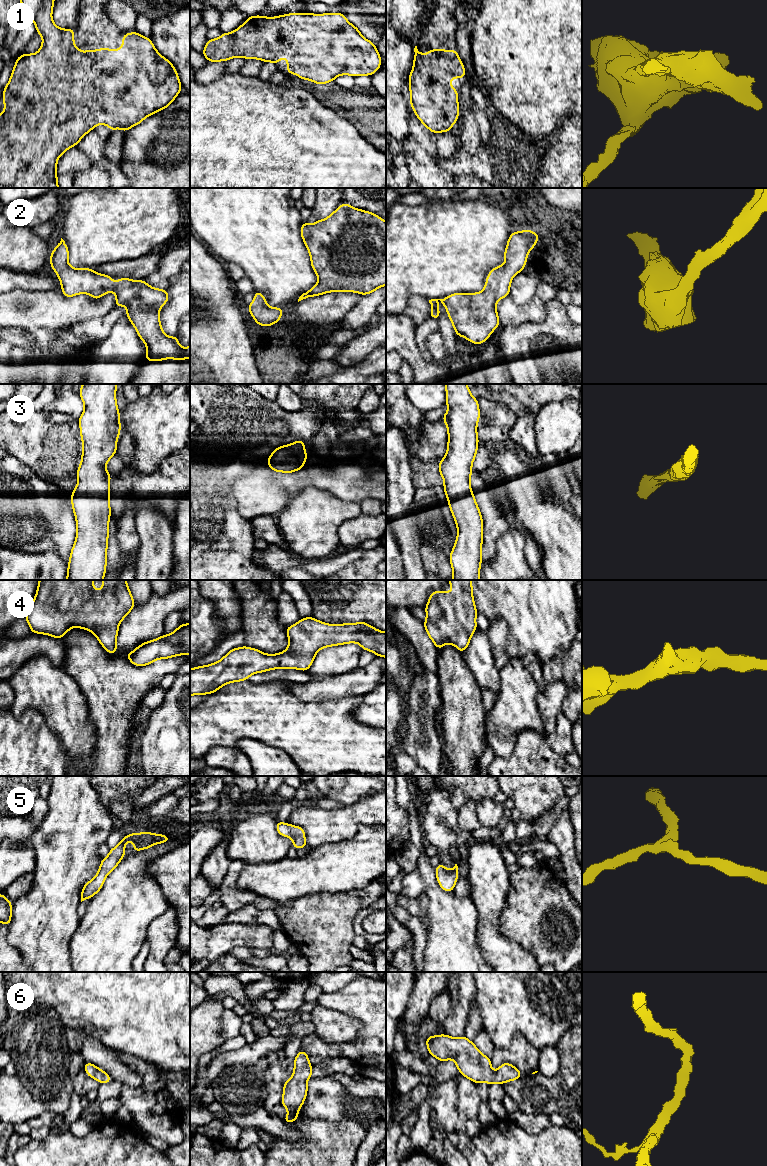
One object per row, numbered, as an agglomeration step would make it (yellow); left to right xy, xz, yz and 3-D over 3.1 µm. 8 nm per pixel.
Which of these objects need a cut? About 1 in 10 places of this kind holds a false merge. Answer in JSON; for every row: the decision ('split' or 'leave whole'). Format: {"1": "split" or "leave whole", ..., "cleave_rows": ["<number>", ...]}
{"1": "leave whole", "2": "leave whole", "3": "leave whole", "4": "leave whole", "5": "leave whole", "6": "leave whole", "cleave_rows": []}

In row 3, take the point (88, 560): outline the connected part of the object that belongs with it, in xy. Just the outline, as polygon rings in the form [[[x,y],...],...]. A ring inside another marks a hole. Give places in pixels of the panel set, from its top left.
[[[83,384],[80,397],[85,406],[78,419],[83,445],[78,482],[71,494],[77,534],[70,553],[66,580],[103,580],[106,573],[109,535],[109,504],[111,474],[104,468],[117,451],[120,435],[120,413],[116,402],[118,384]]]

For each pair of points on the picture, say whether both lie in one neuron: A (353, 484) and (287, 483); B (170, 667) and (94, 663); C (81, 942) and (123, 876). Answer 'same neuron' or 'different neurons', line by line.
A: same neuron
B: same neuron
C: same neuron

